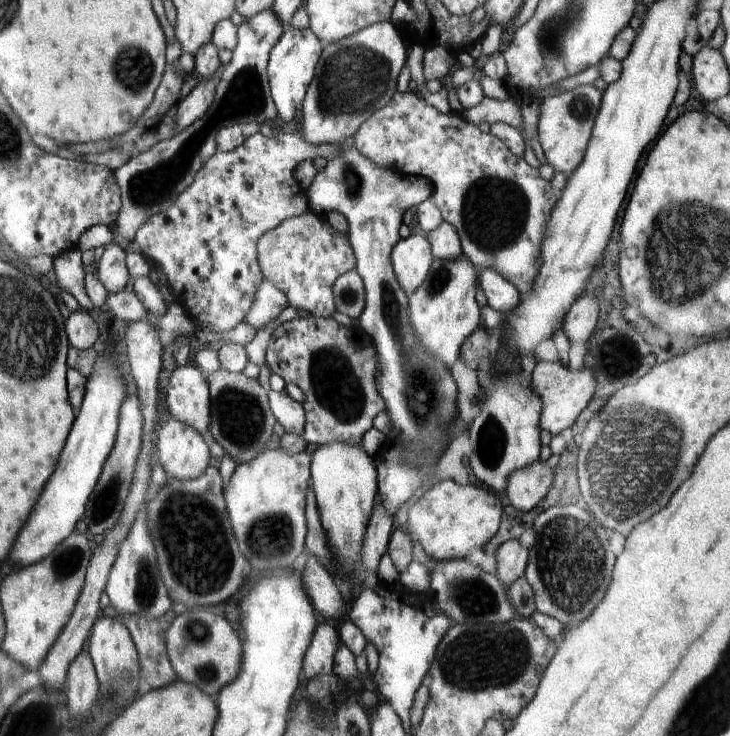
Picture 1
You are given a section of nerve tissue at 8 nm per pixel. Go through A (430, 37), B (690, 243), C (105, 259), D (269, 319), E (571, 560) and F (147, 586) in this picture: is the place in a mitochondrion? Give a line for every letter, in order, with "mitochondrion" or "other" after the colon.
A: other
B: mitochondrion
C: other
D: other
E: mitochondrion
F: mitochondrion

